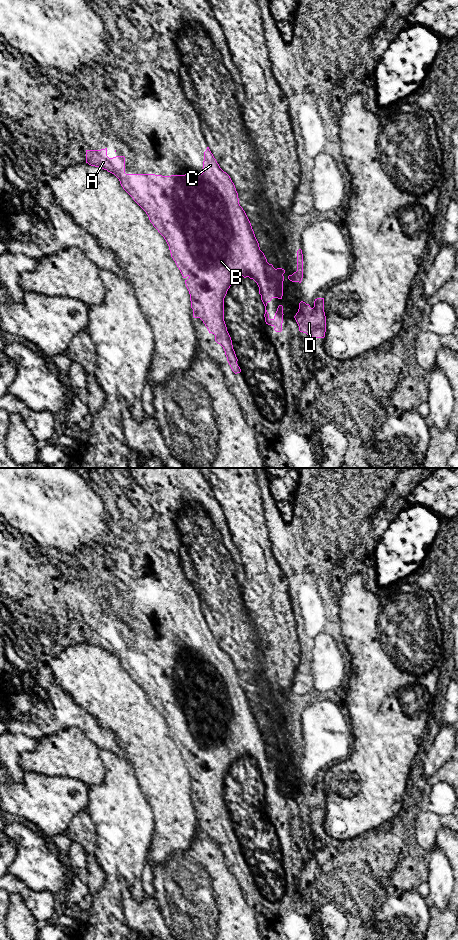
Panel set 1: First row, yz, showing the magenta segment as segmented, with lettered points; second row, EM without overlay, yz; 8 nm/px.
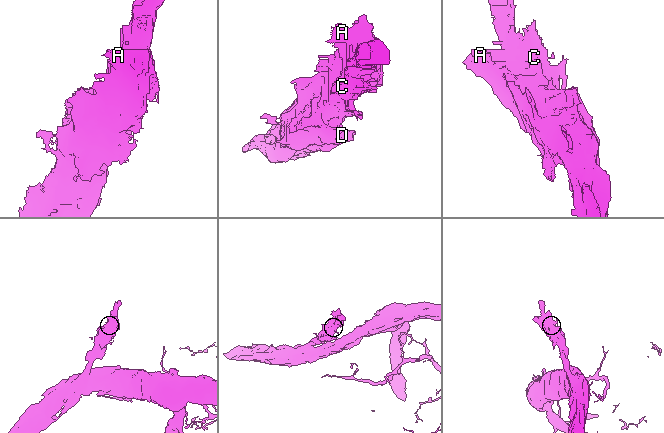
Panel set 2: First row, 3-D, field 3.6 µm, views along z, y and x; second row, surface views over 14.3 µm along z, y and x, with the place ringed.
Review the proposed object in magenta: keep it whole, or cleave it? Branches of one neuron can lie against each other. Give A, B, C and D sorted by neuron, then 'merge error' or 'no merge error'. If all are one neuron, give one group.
A B C D; no merge error

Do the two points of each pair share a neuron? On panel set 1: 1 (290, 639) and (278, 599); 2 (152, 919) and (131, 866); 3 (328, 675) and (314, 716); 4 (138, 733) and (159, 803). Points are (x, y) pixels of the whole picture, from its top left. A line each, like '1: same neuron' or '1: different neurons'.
1: same neuron
2: different neurons
3: different neurons
4: same neuron

